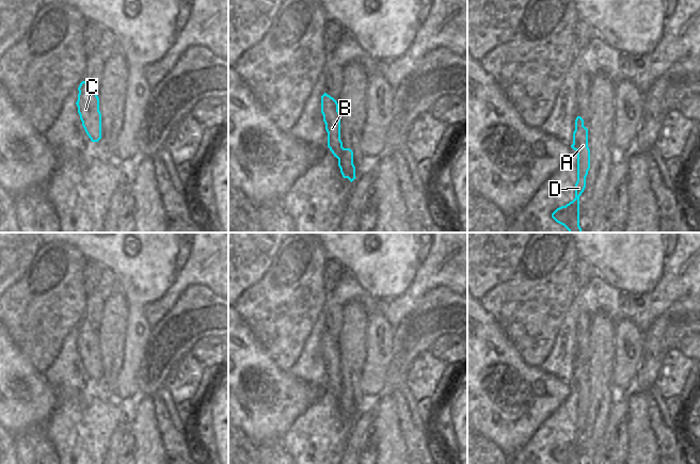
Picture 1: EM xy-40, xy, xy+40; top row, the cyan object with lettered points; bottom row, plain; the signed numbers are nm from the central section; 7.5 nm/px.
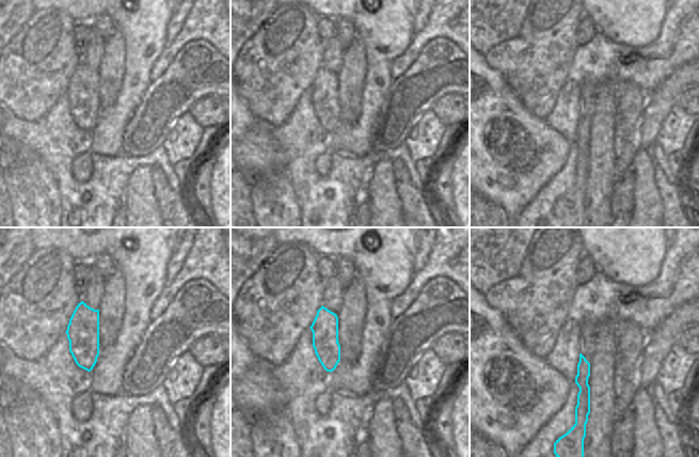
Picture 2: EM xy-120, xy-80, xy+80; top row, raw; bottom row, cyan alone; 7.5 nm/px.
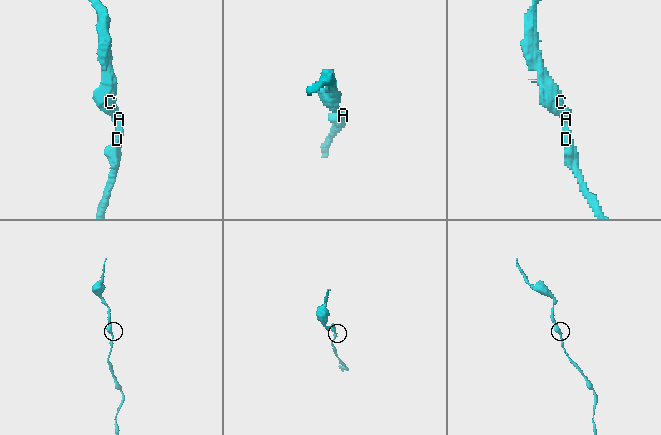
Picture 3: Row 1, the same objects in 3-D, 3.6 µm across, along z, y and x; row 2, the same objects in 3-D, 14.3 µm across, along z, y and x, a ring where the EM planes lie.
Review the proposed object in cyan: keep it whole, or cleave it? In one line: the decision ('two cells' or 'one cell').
one cell

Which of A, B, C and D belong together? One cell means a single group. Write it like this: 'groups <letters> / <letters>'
groups A B C D

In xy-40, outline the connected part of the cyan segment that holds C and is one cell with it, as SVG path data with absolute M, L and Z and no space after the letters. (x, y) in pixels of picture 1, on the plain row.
M85 320L80 322L78 330L76 343L82 365L91 380L98 381L101 378L101 352L97 330Z

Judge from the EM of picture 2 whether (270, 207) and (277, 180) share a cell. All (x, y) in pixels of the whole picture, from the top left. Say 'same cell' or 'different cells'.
same cell

